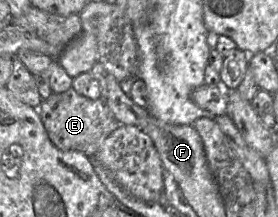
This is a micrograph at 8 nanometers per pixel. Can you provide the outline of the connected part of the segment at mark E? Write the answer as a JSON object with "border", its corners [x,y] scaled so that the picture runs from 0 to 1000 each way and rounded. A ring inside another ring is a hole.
{"border":[[[263,401],[223,429],[187,429],[133,502],[180,645],[205,682],[284,696],[324,728],[432,576],[374,447],[327,461],[281,433]]]}

